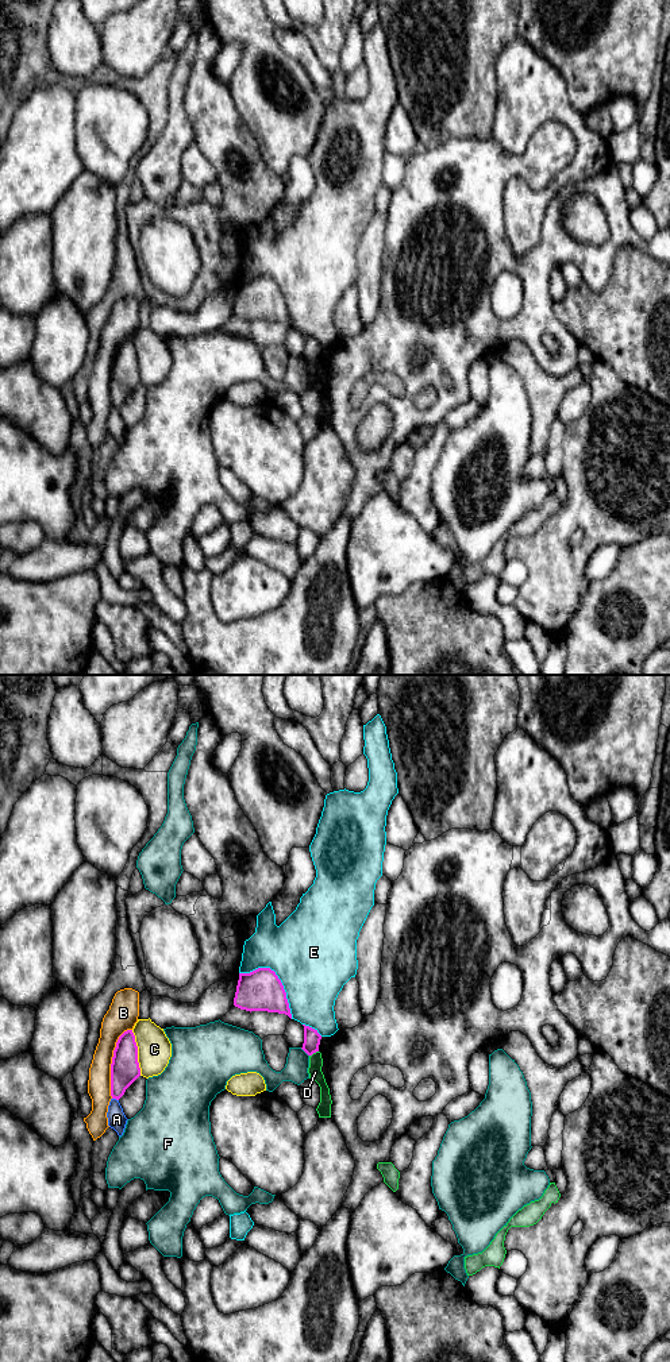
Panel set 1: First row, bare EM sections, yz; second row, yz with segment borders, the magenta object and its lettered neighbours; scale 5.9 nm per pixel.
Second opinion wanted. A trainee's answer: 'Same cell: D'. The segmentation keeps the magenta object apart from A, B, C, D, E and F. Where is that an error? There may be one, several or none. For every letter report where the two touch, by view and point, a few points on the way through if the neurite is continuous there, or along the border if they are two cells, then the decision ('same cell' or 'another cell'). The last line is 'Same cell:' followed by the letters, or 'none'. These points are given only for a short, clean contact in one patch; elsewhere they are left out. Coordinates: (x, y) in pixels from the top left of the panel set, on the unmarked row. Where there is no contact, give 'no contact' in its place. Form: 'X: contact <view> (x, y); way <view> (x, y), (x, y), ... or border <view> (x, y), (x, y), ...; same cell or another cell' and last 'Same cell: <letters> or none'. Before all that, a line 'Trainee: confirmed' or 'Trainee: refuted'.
Trainee: refuted
A: contact yz (115, 406); another cell
B: contact yz (112, 370); another cell
C: contact yz (137, 362); another cell
D: contact yz (314, 361); border yz (318, 359), (310, 365); another cell
E: contact yz (277, 286); another cell
F: contact yz (304, 359); another cell
Same cell: none

